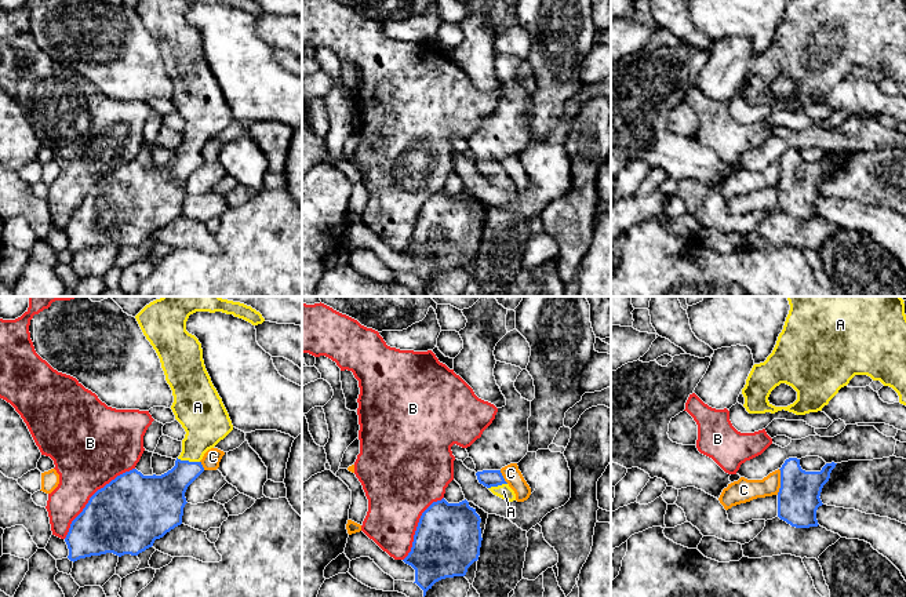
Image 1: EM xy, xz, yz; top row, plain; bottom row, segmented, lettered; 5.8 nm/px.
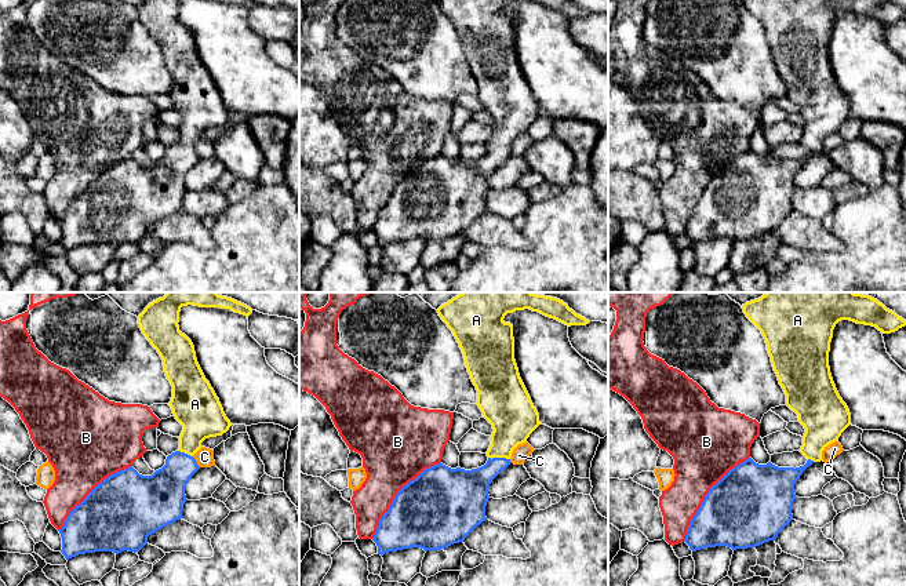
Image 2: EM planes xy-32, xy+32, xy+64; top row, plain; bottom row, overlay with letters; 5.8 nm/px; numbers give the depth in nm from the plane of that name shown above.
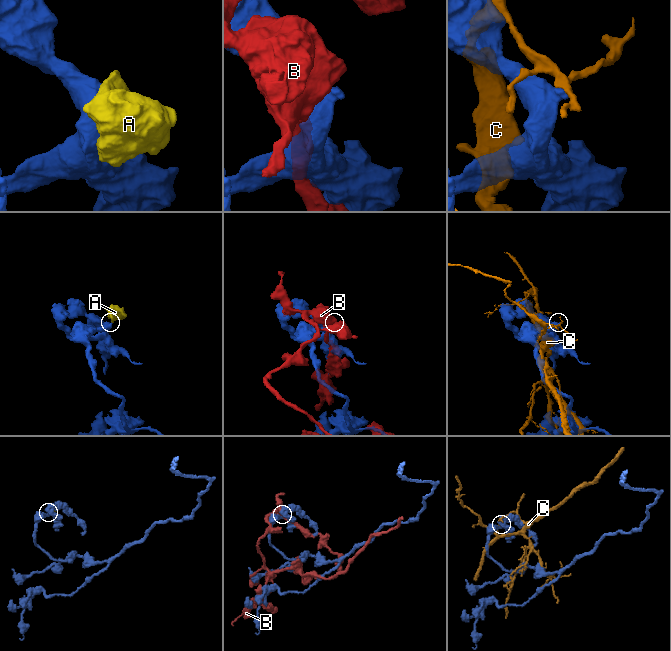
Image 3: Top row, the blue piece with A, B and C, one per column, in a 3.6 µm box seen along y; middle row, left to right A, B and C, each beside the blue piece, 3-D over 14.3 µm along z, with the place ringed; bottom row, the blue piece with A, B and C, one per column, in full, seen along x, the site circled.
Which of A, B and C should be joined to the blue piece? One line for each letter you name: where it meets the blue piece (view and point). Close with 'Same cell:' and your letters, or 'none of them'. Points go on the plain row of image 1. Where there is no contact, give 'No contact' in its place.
A: Touches blue at xy (188, 152)
Same cell: A

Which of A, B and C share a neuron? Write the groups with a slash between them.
A / B / C

